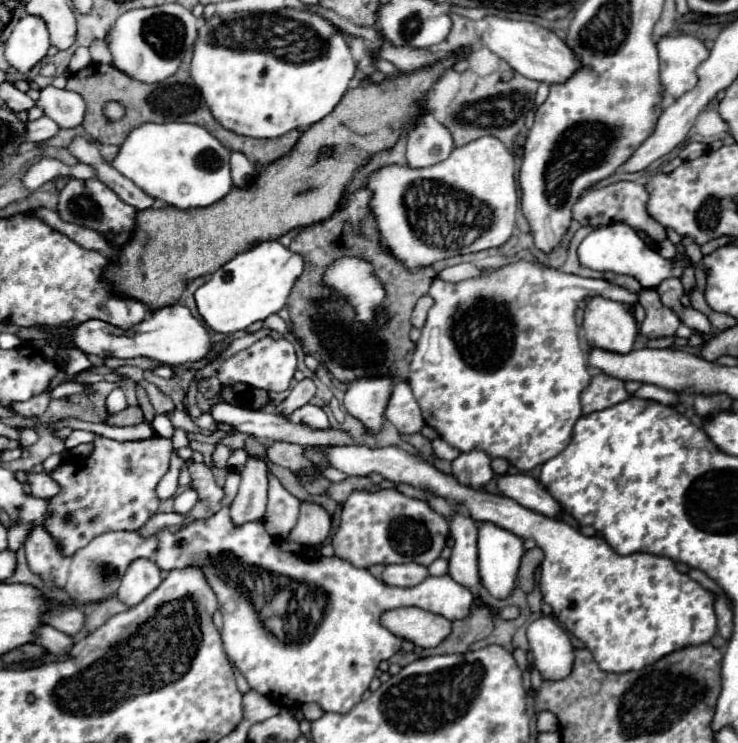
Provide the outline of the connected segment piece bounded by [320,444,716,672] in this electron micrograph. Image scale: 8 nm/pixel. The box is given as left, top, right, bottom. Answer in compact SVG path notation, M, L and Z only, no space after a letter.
M348 444L326 446L320 448L320 452L332 468L348 476L378 472L390 482L406 482L414 488L444 496L450 502L458 502L478 522L492 522L520 538L536 540L538 548L544 552L540 566L540 592L544 602L552 606L554 618L584 642L598 666L606 672L640 670L682 646L708 642L716 632L716 596L688 574L676 570L670 558L644 552L622 556L598 536L588 538L578 528L528 510L506 496L470 490L454 476L434 470L428 462L396 446L370 448L364 444Z

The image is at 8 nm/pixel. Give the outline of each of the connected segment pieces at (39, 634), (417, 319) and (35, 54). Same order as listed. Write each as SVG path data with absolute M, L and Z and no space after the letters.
M46 624L38 626L38 630L34 634L36 634L34 642L56 656L64 656L72 646L72 640L68 634L62 634L60 630L54 630L52 626L46 626Z
M422 296L422 298L416 302L414 312L412 312L412 326L422 328L422 326L426 324L426 314L428 314L428 310L432 308L432 304L434 304L434 300L432 300L430 296Z
M24 16L6 40L6 62L20 74L28 74L48 52L48 30L42 18Z

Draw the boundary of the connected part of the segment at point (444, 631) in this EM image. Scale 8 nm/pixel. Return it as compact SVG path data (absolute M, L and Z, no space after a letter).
M398 608L382 616L382 624L420 648L436 648L452 634L452 622L422 608Z

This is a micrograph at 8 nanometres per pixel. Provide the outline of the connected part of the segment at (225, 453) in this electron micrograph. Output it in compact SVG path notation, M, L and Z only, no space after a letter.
M218 444L218 446L216 446L216 450L214 450L214 454L212 454L214 466L226 466L226 460L228 460L228 456L230 456L230 454L232 454L232 450L230 450L228 446Z

